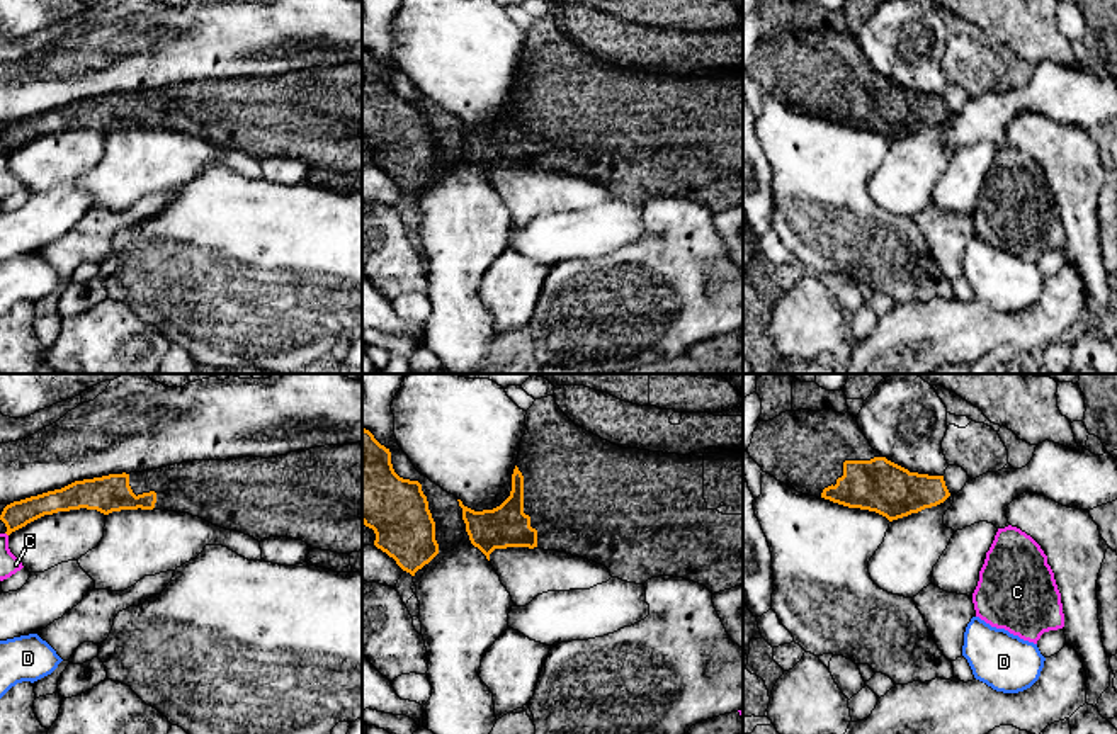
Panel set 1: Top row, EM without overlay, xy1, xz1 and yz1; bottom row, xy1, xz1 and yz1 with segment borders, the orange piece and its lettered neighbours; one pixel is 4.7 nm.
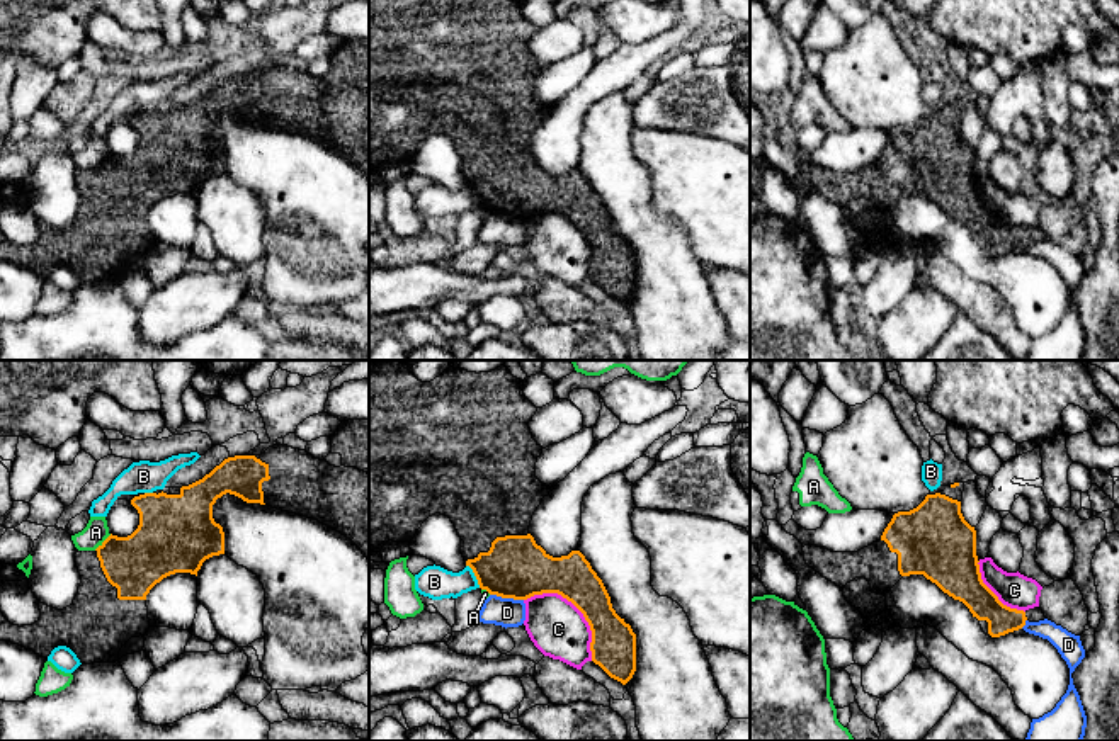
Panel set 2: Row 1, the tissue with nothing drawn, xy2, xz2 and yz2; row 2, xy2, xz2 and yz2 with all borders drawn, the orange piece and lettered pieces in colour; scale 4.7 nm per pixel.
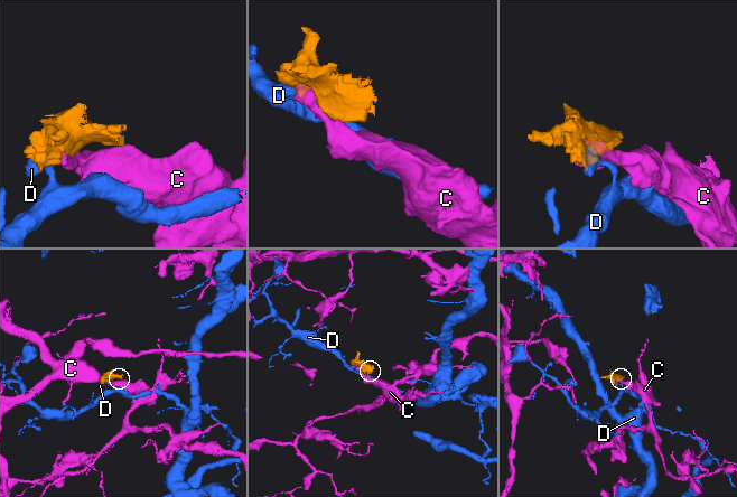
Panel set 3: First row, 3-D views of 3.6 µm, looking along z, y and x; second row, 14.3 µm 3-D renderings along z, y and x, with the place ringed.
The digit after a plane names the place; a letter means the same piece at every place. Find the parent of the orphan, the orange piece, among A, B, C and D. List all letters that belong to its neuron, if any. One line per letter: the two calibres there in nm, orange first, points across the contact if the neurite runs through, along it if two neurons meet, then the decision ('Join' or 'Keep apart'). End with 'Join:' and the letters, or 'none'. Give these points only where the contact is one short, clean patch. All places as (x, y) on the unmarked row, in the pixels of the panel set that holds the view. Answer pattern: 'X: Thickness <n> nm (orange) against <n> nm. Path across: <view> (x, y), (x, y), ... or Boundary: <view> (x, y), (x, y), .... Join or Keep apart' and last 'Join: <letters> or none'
A: Thickness 280 nm (orange) against 110 nm. Keep apart
B: Thickness 300 nm (orange) against 160 nm. Boundary: xz2 (466, 184), (480, 206). Keep apart
C: Thickness 220 nm (orange) against 280 nm. Keep apart
D: Thickness 300 nm (orange) against 140 nm. Boundary: xz2 (490, 213), (522, 220). Keep apart
Join: none

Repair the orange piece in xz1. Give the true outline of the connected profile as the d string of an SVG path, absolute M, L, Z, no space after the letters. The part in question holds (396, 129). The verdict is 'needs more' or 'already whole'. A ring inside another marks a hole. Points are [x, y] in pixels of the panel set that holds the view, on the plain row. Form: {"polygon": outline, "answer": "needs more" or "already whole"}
{"polygon": "M362 46L362 143L374 150L374 165L415 195L439 173L435 141L418 100L400 97L391 83L391 71Z", "answer": "already whole"}

